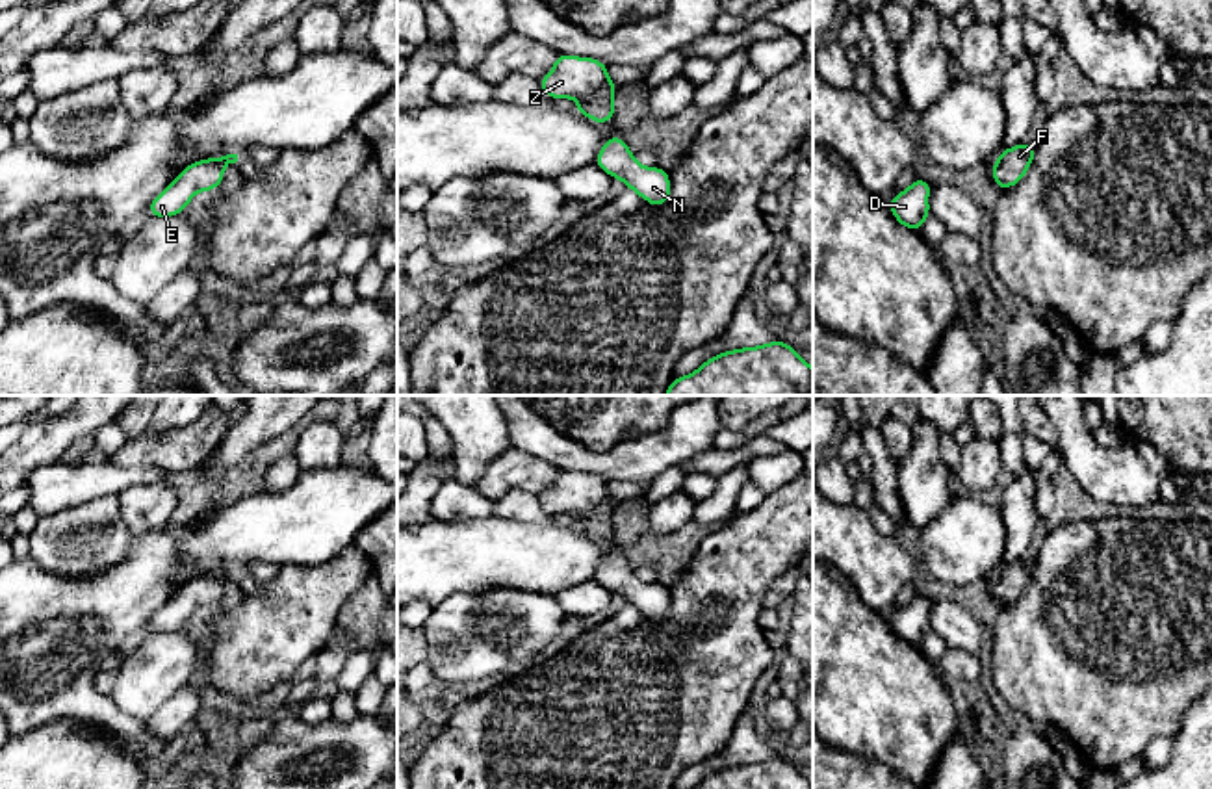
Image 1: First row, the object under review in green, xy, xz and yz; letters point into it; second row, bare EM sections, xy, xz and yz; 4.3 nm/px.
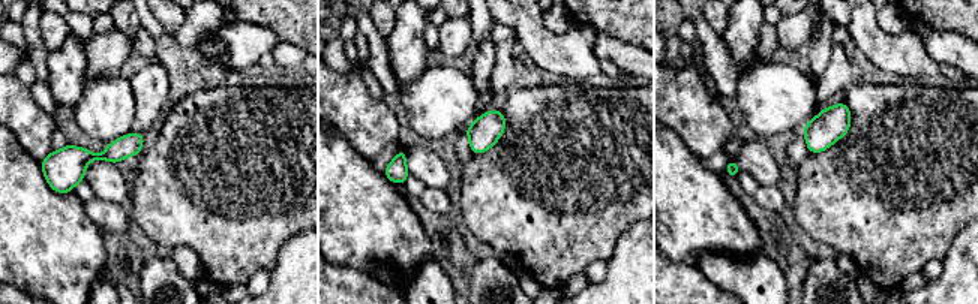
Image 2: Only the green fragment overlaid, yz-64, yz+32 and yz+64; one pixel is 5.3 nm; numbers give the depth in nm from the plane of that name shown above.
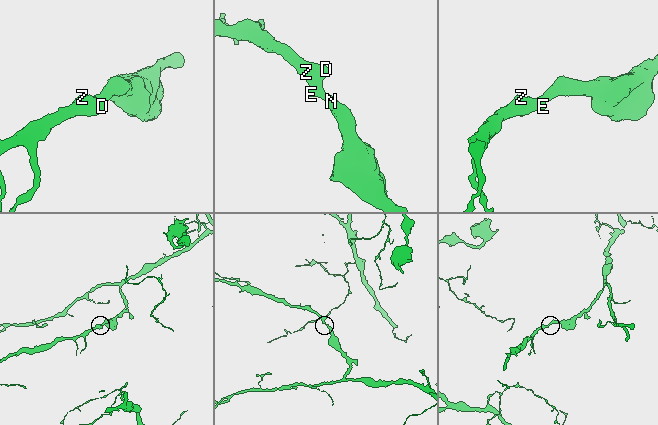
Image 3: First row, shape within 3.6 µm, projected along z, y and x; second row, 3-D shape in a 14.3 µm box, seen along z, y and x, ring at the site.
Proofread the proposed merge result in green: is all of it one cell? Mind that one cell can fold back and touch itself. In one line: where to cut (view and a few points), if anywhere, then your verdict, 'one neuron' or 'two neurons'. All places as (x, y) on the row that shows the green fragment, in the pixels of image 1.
no cut | one neuron

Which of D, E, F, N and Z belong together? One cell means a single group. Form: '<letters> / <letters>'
D E F N Z

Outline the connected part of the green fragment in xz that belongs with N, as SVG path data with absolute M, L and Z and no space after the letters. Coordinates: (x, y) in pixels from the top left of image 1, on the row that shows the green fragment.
M612 136L605 141L594 163L612 178L620 178L653 206L663 206L670 199L668 173L661 167L638 165L620 136Z

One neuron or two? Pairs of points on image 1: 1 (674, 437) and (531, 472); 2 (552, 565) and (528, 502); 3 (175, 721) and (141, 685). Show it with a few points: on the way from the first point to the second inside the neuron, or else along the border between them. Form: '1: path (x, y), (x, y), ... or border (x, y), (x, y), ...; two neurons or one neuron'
1: border (515, 446), (559, 468); two neurons
2: border (494, 515), (548, 524); two neurons
3: border (184, 684), (145, 723); two neurons

